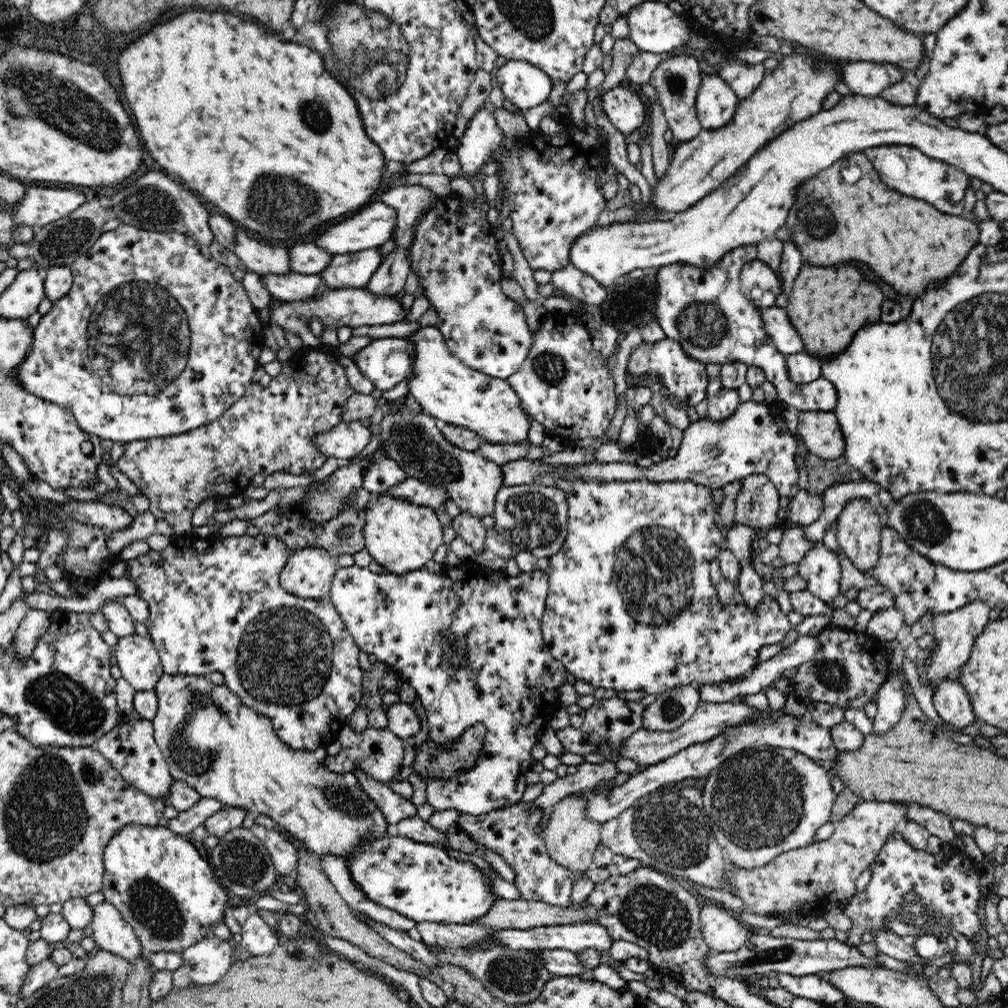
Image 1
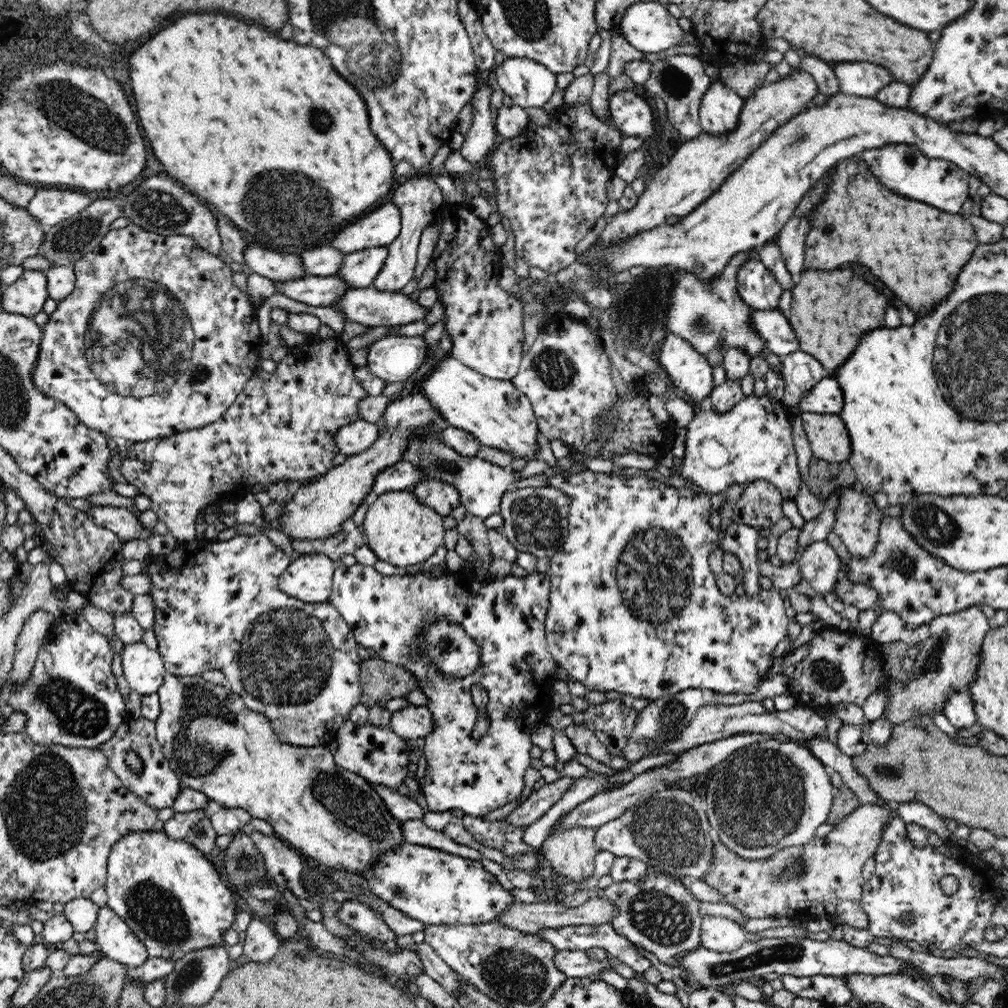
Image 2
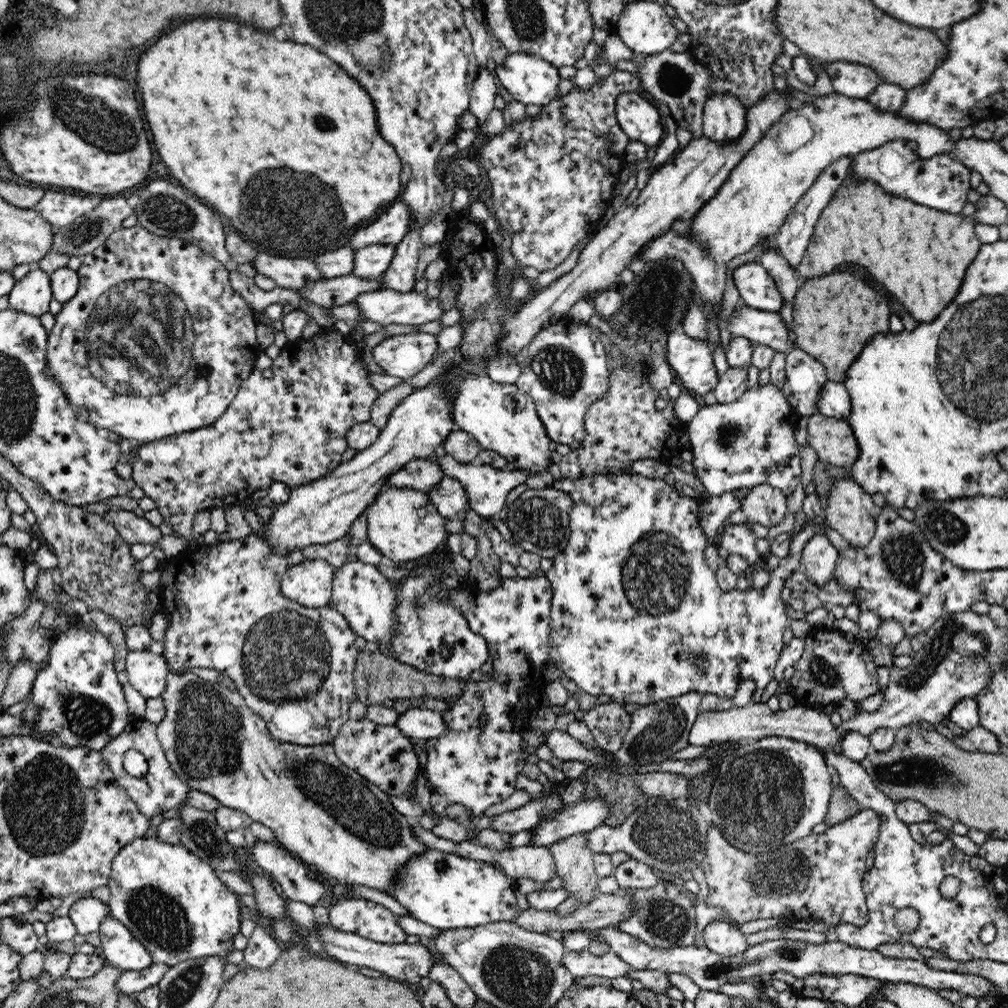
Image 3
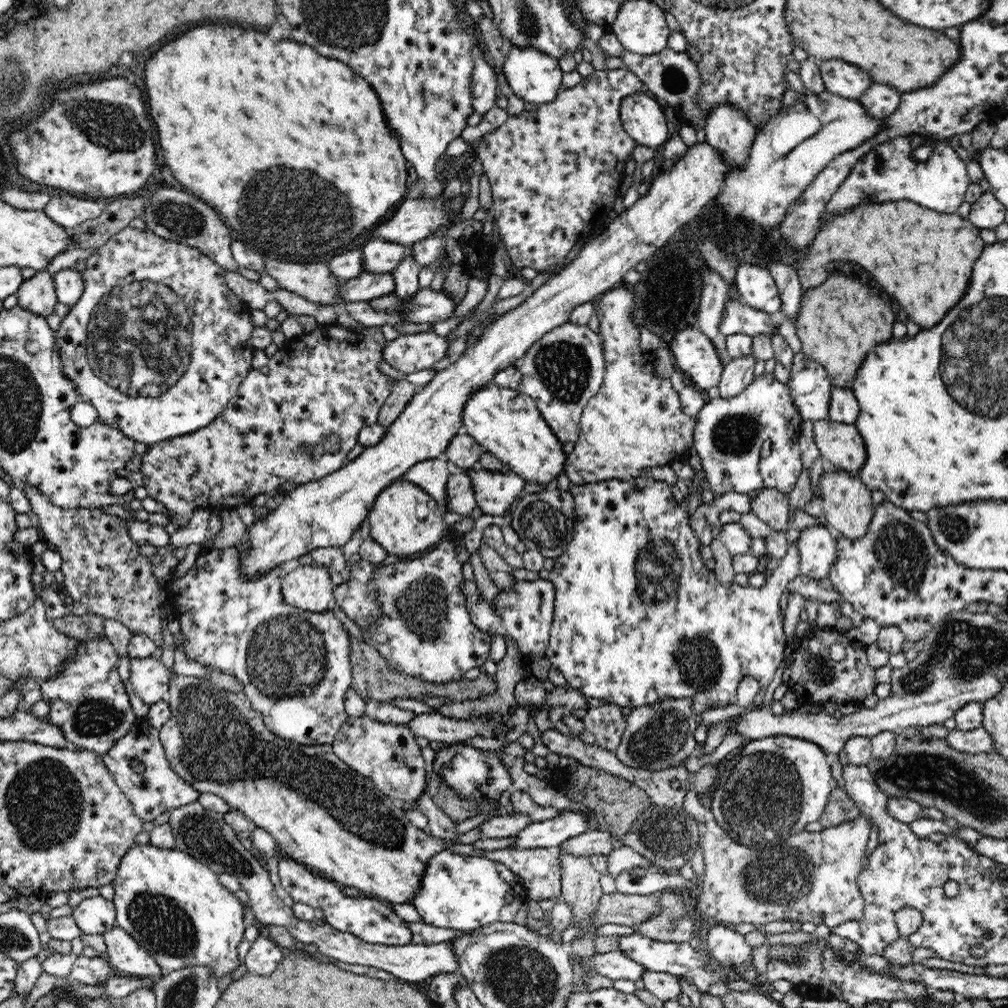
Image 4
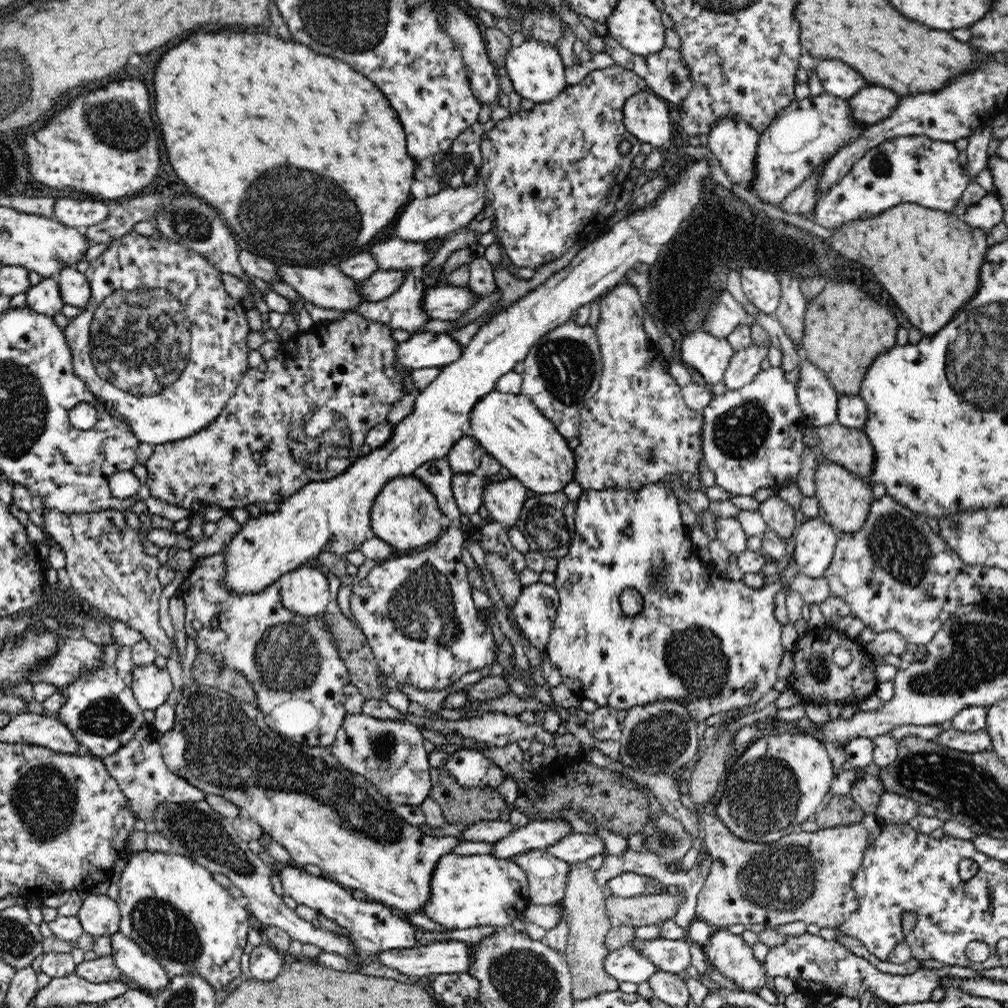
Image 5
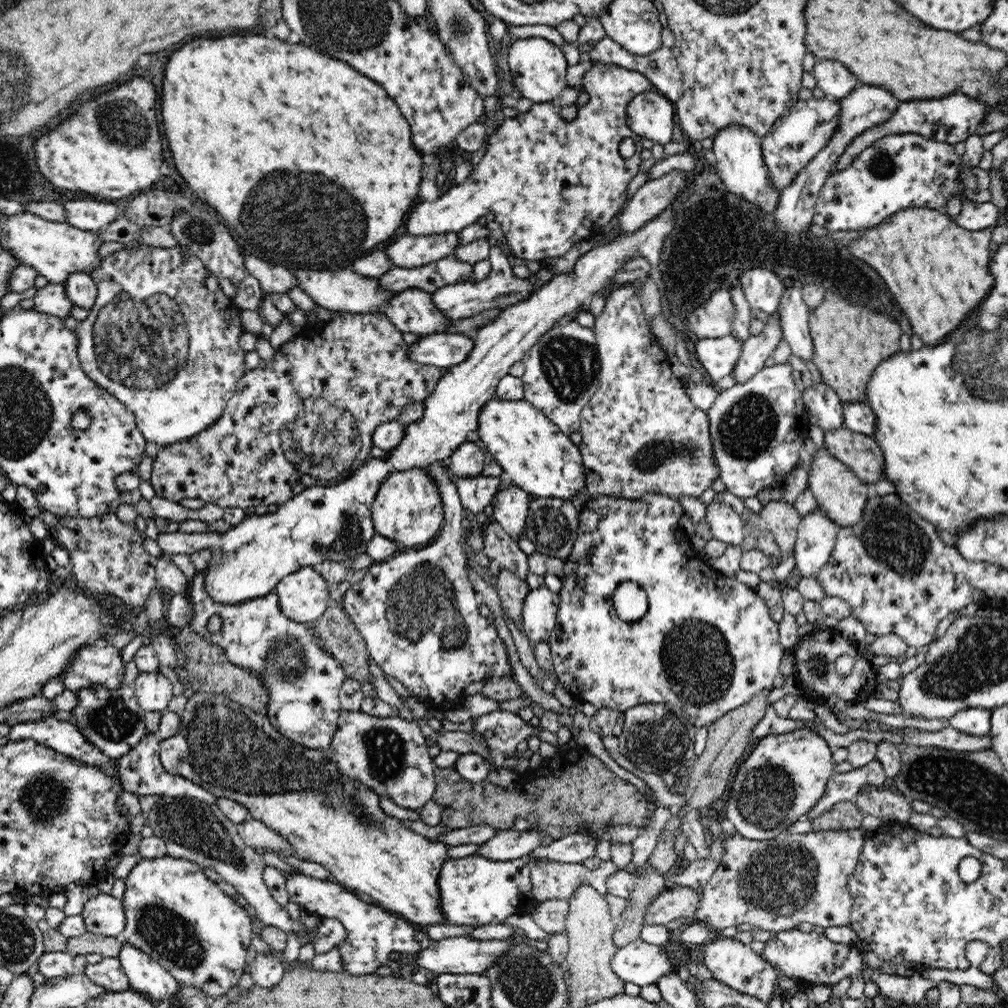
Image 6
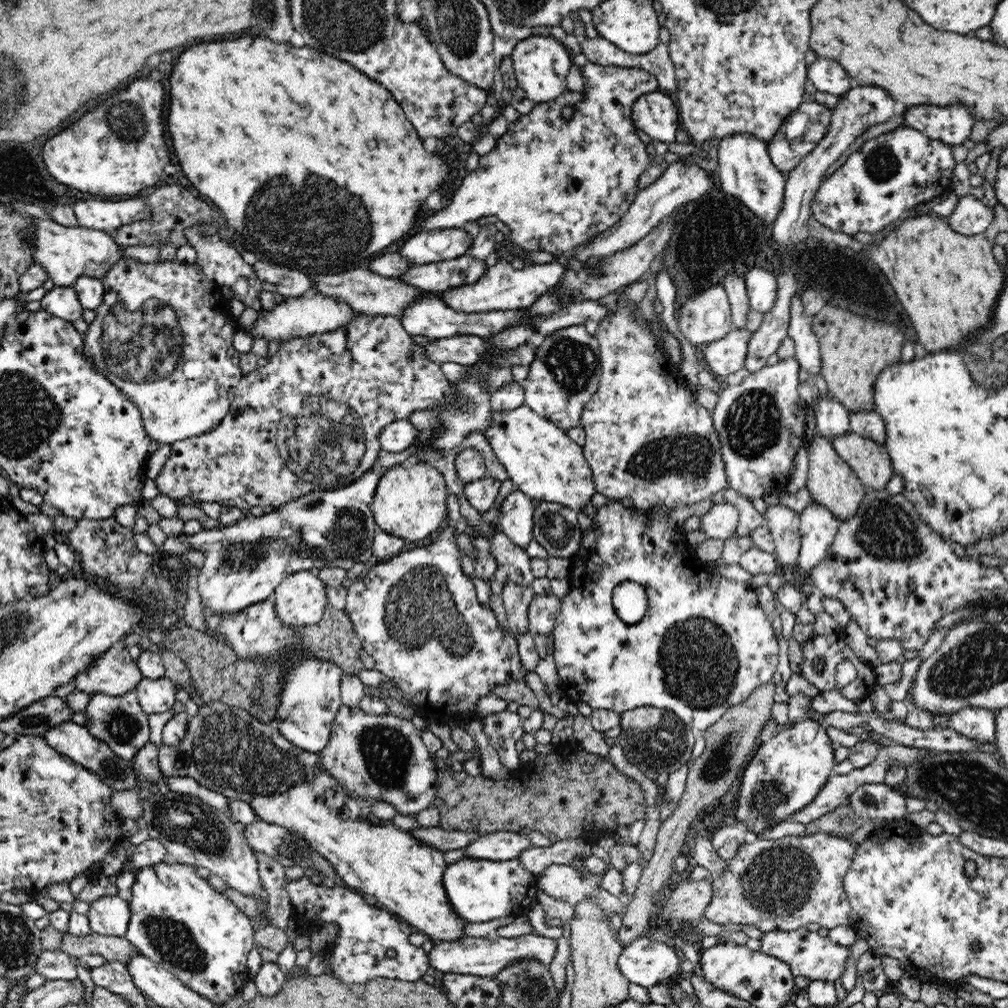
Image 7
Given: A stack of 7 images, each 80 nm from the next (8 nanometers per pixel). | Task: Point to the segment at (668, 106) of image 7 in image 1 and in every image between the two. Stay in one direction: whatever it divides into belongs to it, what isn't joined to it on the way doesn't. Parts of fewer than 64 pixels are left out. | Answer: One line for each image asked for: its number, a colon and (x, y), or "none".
1: (624, 109)
2: (632, 115)
3: (639, 119)
4: (642, 118)
5: (645, 115)
6: (650, 115)

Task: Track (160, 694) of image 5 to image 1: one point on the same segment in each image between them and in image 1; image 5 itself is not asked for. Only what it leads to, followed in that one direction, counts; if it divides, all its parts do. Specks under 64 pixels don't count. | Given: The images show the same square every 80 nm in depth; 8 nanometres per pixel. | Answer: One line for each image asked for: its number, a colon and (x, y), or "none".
1: (137, 658)
2: (143, 667)
3: (147, 672)
4: (149, 676)

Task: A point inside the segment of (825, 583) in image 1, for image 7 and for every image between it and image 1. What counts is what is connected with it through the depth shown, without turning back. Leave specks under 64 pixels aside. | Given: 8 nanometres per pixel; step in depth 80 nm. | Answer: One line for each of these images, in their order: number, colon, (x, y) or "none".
2: (819, 564)
3: (818, 562)
4: (818, 552)
5: (815, 542)
6: (816, 534)
7: (818, 526)

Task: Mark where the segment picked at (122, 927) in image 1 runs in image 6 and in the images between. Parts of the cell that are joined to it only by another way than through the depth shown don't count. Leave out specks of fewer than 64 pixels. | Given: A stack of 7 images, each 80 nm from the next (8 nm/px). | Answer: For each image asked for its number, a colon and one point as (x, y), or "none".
2: (114, 938)
3: (118, 947)
4: (125, 955)
5: (141, 970)
6: (147, 976)

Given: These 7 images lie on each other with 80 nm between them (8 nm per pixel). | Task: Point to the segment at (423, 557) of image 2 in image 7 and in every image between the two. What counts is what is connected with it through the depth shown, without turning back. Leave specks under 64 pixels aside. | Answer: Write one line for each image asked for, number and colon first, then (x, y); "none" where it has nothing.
3: (402, 524)
4: (407, 522)
5: (405, 515)
6: (408, 510)
7: (410, 502)

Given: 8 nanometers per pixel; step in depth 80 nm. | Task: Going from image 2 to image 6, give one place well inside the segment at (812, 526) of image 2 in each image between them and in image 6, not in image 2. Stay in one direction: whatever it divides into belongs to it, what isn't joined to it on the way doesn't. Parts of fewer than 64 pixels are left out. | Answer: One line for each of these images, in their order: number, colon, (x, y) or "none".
3: (636, 614)
4: (638, 618)
5: (699, 639)
6: (707, 645)

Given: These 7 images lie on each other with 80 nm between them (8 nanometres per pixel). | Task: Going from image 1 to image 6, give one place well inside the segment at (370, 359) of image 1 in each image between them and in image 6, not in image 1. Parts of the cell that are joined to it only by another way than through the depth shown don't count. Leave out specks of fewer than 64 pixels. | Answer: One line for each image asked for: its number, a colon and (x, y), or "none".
2: (392, 358)
3: (401, 356)
4: (409, 353)
5: (424, 349)
6: (440, 349)

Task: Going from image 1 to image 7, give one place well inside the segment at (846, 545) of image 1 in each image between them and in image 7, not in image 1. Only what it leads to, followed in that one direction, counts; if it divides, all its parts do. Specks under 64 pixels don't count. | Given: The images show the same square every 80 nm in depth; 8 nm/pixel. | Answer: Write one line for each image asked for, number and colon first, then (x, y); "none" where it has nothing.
2: (857, 522)
3: (849, 510)
4: (847, 504)
5: (845, 499)
6: (843, 497)
7: (833, 484)

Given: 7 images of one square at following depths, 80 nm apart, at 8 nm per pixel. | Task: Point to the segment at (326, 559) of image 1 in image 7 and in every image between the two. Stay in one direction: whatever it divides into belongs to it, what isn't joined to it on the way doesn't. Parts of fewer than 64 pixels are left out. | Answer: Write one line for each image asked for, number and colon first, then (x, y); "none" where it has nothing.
2: (309, 578)
3: (310, 583)
4: (309, 587)
5: (305, 591)
6: (303, 595)
7: (300, 599)

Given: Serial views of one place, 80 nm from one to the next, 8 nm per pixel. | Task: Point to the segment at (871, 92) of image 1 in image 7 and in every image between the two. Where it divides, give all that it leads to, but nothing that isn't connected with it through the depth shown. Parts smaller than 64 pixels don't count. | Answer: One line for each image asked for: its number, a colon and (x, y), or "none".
2: (863, 79)
3: (853, 80)
4: (851, 82)
5: (838, 79)
6: (837, 82)
7: (827, 75)

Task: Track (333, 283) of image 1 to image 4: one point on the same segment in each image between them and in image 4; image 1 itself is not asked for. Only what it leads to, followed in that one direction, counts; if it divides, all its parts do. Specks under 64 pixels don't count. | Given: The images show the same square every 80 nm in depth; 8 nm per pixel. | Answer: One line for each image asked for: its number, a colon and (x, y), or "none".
2: (358, 269)
3: (369, 262)
4: (378, 256)

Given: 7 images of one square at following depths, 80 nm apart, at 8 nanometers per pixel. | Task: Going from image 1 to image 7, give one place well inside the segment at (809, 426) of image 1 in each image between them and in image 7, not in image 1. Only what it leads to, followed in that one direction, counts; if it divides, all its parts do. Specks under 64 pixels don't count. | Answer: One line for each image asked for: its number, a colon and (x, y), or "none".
2: (829, 439)
3: (832, 439)
4: (841, 446)
5: (849, 448)
6: (863, 456)
7: (869, 460)

